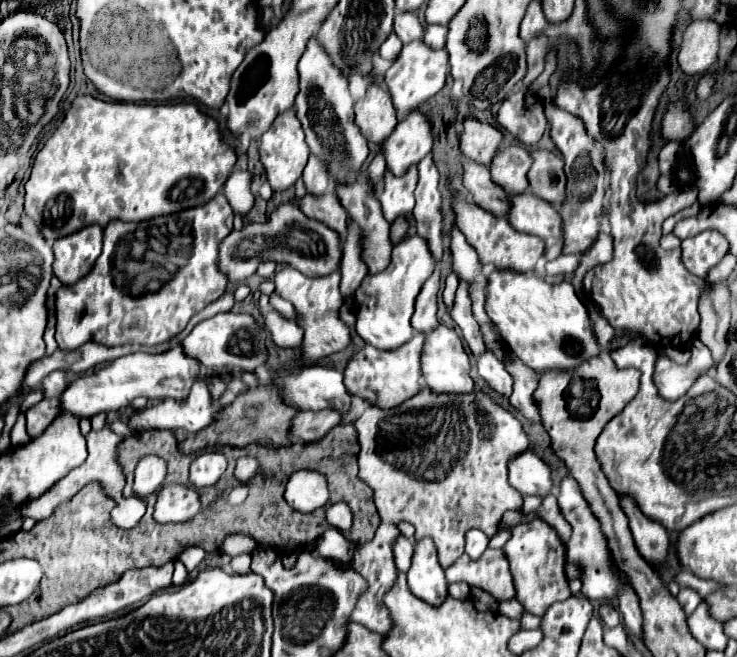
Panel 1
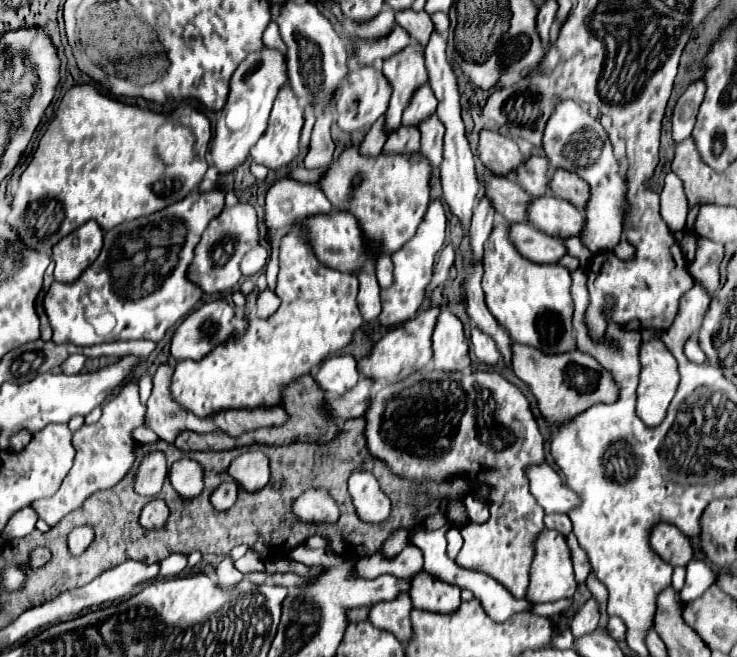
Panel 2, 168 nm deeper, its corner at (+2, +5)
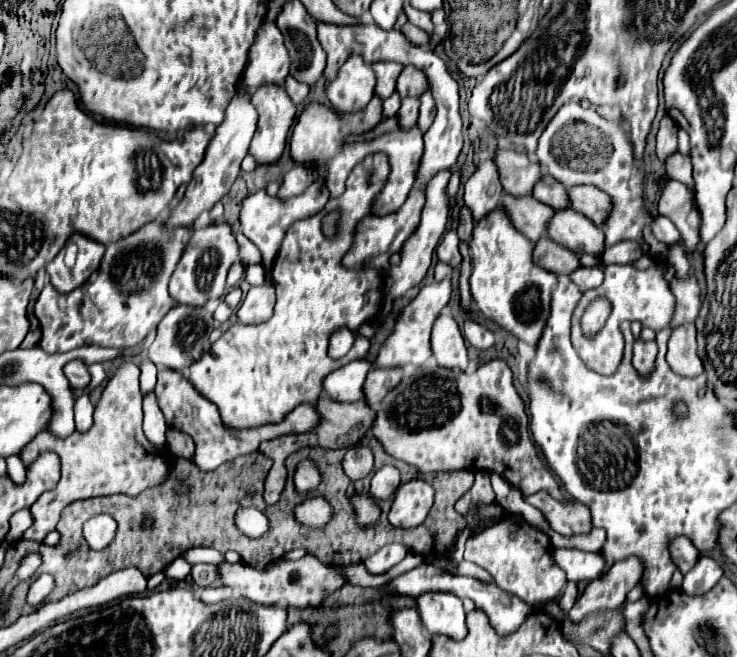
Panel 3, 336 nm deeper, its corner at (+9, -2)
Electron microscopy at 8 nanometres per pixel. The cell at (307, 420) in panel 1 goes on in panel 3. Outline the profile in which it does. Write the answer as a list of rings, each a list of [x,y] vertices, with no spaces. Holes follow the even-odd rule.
[[[370,370],[364,382],[364,398],[368,406],[378,404],[392,386],[396,386],[402,378],[402,370]]]

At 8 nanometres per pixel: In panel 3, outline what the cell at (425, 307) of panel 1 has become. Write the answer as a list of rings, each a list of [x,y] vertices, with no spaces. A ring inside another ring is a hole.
[[[450,230],[450,232],[446,232],[446,234],[444,234],[444,238],[440,240],[438,248],[436,248],[436,256],[438,256],[438,260],[440,260],[440,262],[450,264],[452,268],[456,268],[456,266],[462,262],[462,256],[460,256],[458,244],[460,244],[458,234],[456,234],[456,232],[452,232],[452,230]]]

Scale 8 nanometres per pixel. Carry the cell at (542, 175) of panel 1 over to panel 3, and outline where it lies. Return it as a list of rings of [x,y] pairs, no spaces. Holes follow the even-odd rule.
[[[572,186],[568,190],[568,204],[572,206],[572,210],[590,218],[596,226],[604,224],[610,206],[606,198],[608,196],[602,190],[596,190],[594,186]]]

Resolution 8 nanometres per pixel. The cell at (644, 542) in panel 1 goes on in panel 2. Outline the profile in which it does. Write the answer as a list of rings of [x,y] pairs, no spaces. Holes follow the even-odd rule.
[[[659,523],[651,533],[651,547],[673,567],[687,565],[693,559],[691,541],[669,523]]]

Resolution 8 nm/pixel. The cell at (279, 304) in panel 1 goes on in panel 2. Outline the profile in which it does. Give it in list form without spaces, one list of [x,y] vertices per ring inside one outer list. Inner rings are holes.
[[[283,177],[283,179],[275,181],[269,187],[267,199],[265,199],[265,227],[267,227],[267,239],[271,243],[271,257],[269,257],[267,265],[265,265],[269,289],[275,289],[275,283],[277,283],[277,273],[279,273],[279,243],[281,243],[283,235],[287,235],[287,231],[295,223],[299,223],[299,221],[303,221],[307,217],[319,215],[319,213],[329,213],[329,211],[331,211],[331,203],[329,203],[325,193],[317,185],[299,183],[299,181],[293,181],[289,177]]]

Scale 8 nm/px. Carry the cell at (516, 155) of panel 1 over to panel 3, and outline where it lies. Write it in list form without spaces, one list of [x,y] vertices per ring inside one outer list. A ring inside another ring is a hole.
[[[544,174],[544,176],[534,184],[532,196],[534,196],[538,202],[542,202],[542,204],[546,204],[546,206],[550,206],[550,208],[554,208],[554,210],[562,210],[562,208],[568,206],[566,188],[564,188],[560,182],[556,182],[552,176],[548,176],[548,174]]]

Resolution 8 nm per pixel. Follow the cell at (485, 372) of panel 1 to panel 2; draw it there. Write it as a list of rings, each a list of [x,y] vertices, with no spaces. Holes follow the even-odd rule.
[[[471,327],[471,343],[473,343],[473,351],[479,361],[495,365],[501,359],[499,349],[495,347],[495,341],[489,335],[485,335],[483,331],[479,331],[477,327]]]

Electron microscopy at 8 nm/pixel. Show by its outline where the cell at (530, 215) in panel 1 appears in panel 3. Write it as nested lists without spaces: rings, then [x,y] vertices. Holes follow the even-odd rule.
[[[566,208],[566,210],[556,210],[554,216],[548,220],[548,238],[554,242],[570,248],[576,254],[602,254],[602,230],[588,222],[582,214],[576,214],[576,210]]]

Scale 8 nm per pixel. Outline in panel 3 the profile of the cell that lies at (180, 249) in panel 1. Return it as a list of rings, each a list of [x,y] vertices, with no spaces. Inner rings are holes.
[[[166,220],[148,222],[136,232],[132,232],[128,238],[120,238],[108,244],[100,268],[80,288],[72,290],[70,294],[60,294],[52,284],[46,284],[38,296],[34,310],[42,326],[40,348],[48,354],[54,354],[54,352],[68,352],[84,344],[88,346],[96,344],[104,348],[132,348],[140,344],[148,336],[148,332],[160,324],[160,320],[168,314],[168,310],[178,306],[178,302],[168,292],[168,282],[180,262],[190,232],[192,228],[186,226],[168,228]]]

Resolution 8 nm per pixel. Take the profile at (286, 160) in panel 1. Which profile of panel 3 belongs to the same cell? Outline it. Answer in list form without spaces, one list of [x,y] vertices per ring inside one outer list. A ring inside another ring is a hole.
[[[260,86],[252,94],[252,102],[258,110],[258,130],[252,138],[250,156],[254,156],[256,164],[276,164],[286,150],[288,132],[294,126],[294,118],[296,118],[296,106],[292,104],[292,100],[288,98],[282,86]]]

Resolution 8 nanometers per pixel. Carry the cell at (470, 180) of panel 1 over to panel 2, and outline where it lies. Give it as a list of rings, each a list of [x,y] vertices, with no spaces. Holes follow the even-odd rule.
[[[493,177],[491,179],[491,187],[487,189],[487,193],[485,193],[491,201],[493,201],[493,207],[495,207],[495,211],[507,221],[507,223],[527,223],[529,219],[527,219],[527,207],[531,205],[531,195],[527,195],[527,191],[523,191],[521,189],[521,185],[519,185],[519,189],[517,189],[517,181],[515,179],[511,179],[511,177]]]

